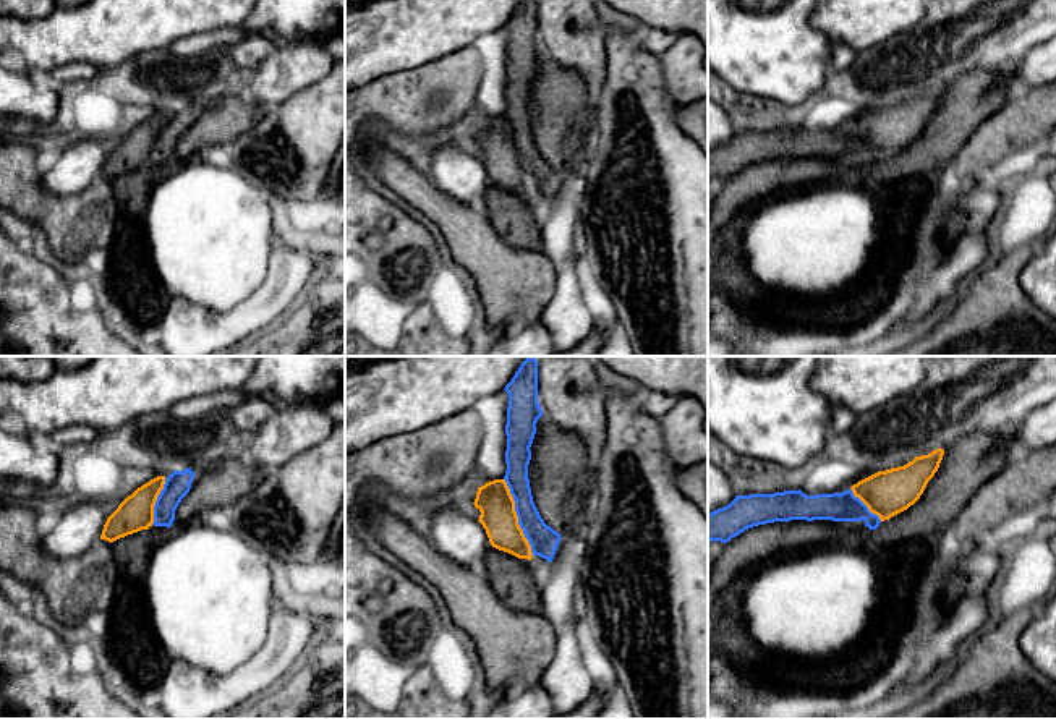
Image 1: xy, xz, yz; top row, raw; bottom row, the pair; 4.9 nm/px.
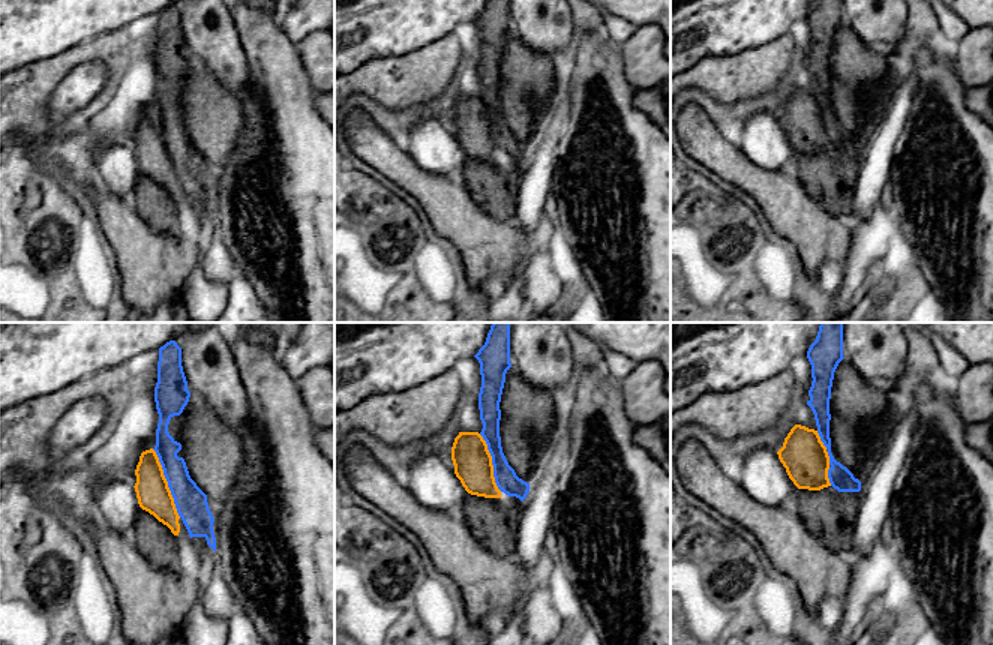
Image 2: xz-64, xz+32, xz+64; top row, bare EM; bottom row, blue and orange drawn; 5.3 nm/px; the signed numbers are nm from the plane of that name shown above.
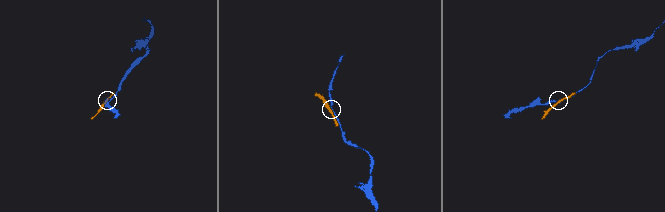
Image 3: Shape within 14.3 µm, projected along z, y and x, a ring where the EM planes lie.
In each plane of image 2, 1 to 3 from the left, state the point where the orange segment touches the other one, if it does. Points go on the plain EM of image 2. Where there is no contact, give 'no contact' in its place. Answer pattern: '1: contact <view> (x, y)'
1: contact xz-64 (168, 147)
2: contact xz+32 (492, 126)
3: contact xz+64 (821, 104)

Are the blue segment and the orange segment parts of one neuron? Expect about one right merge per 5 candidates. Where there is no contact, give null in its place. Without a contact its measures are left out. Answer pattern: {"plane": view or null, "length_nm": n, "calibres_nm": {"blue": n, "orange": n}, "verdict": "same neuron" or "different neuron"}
{"plane": "xz", "length_nm": 400, "calibres_nm": {"blue": 140, "orange": 180}, "verdict": "different neuron"}

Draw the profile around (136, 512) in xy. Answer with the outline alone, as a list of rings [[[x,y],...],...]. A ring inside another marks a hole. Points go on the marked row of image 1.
[[[157,476],[128,496],[107,518],[100,539],[113,542],[154,523],[154,505],[164,489],[165,476]]]

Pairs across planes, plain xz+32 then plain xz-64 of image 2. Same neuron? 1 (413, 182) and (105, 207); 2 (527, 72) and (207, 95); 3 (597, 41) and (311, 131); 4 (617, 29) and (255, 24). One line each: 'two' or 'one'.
1: one
2: one
3: one
4: two

